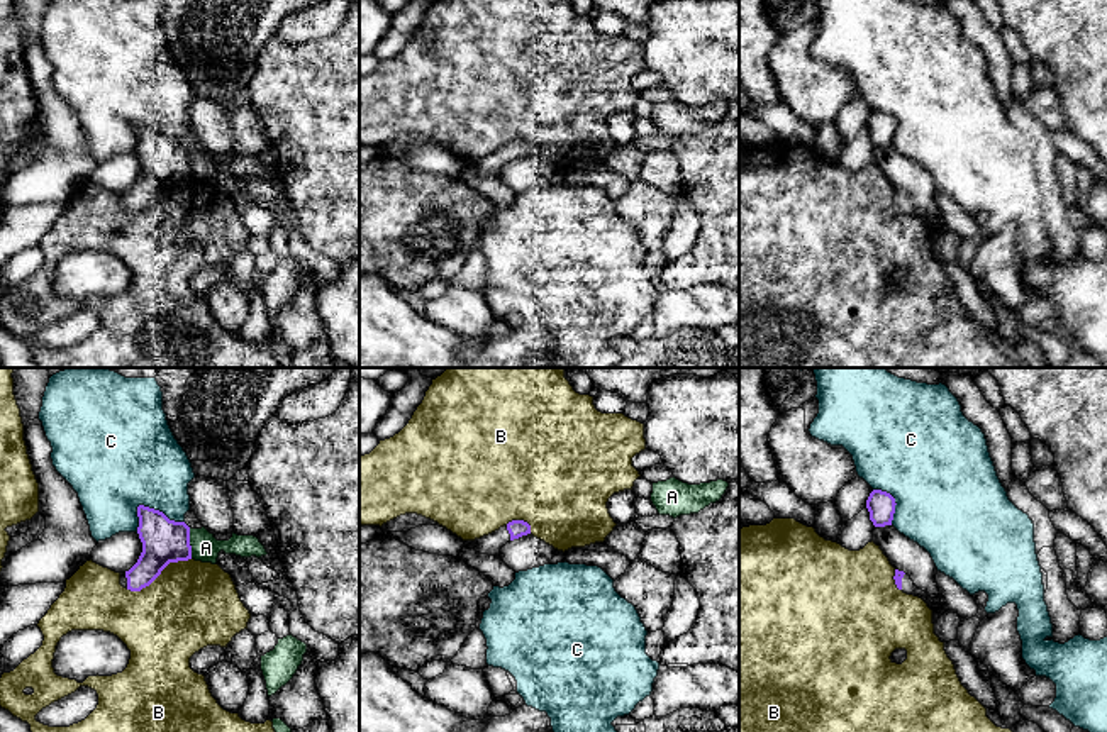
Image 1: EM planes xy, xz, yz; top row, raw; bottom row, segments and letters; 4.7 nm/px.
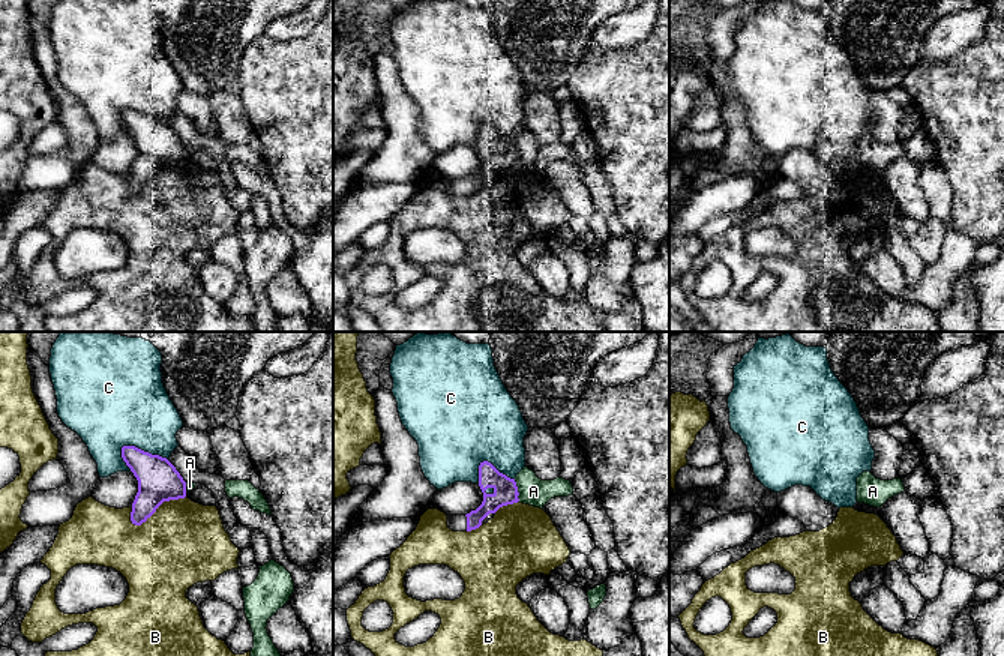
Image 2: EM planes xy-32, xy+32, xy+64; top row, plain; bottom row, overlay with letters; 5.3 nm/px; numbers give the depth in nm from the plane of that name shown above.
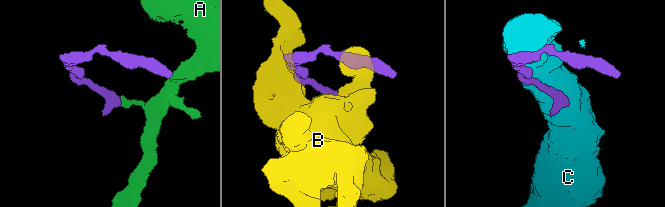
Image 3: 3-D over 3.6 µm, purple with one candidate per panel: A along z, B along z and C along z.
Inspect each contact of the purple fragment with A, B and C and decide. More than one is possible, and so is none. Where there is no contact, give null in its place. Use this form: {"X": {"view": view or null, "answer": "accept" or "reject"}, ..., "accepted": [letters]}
{"A": {"view": "xy", "answer": "reject"}, "B": {"view": "xy", "answer": "reject"}, "C": {"view": "xy", "answer": "reject"}, "accepted": []}

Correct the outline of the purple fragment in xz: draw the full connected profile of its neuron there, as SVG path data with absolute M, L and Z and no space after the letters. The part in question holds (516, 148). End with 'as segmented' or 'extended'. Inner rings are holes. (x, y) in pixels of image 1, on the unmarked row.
M512 141L507 146L500 147L498 151L483 156L475 161L466 161L464 168L475 169L480 175L488 175L488 176L500 176L500 169L522 156L531 154L531 146L524 141Z | extended

